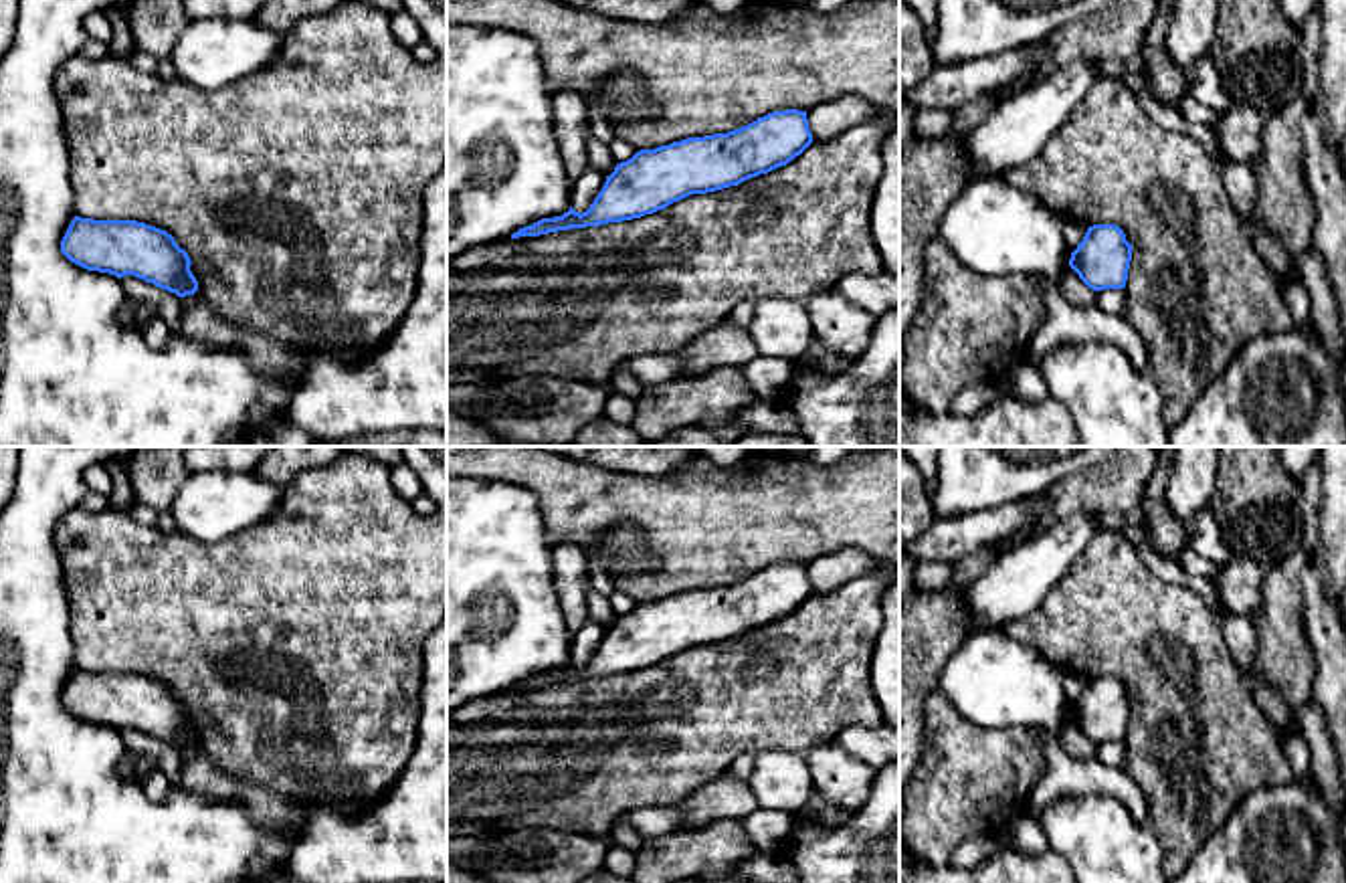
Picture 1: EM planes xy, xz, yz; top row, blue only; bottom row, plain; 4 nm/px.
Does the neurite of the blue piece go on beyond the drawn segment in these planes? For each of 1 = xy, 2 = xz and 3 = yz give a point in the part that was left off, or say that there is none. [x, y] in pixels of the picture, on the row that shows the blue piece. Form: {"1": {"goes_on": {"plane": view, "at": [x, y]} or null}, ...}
{"1": {"goes_on": null}, "2": {"goes_on": null}, "3": {"goes_on": null}}

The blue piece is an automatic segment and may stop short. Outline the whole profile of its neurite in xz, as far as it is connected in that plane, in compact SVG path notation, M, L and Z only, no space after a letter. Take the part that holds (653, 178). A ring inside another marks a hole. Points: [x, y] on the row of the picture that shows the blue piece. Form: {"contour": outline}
{"contour": "M786 109L728 133L641 150L616 164L586 212L570 206L562 216L519 228L511 238L641 218L691 194L724 190L768 174L792 162L810 143L806 111Z"}

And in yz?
{"contour": "M1093 224L1071 253L1069 267L1093 291L1124 289L1132 244L1116 224Z"}

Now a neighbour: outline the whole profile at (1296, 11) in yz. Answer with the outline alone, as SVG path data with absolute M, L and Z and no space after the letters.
M1277 0L1277 4L1295 30L1320 8L1320 0Z

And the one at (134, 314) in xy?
M125 297L123 311L121 311L121 323L127 327L133 327L135 331L141 331L143 325L156 315L156 309L139 303L135 299Z

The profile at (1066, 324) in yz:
M1037 273L1035 281L1047 305L1047 319L1029 341L1025 352L1029 364L1041 366L1043 358L1059 344L1105 341L1118 346L1136 372L1150 374L1148 352L1126 317L1110 315L1095 305L1071 305L1045 275Z

